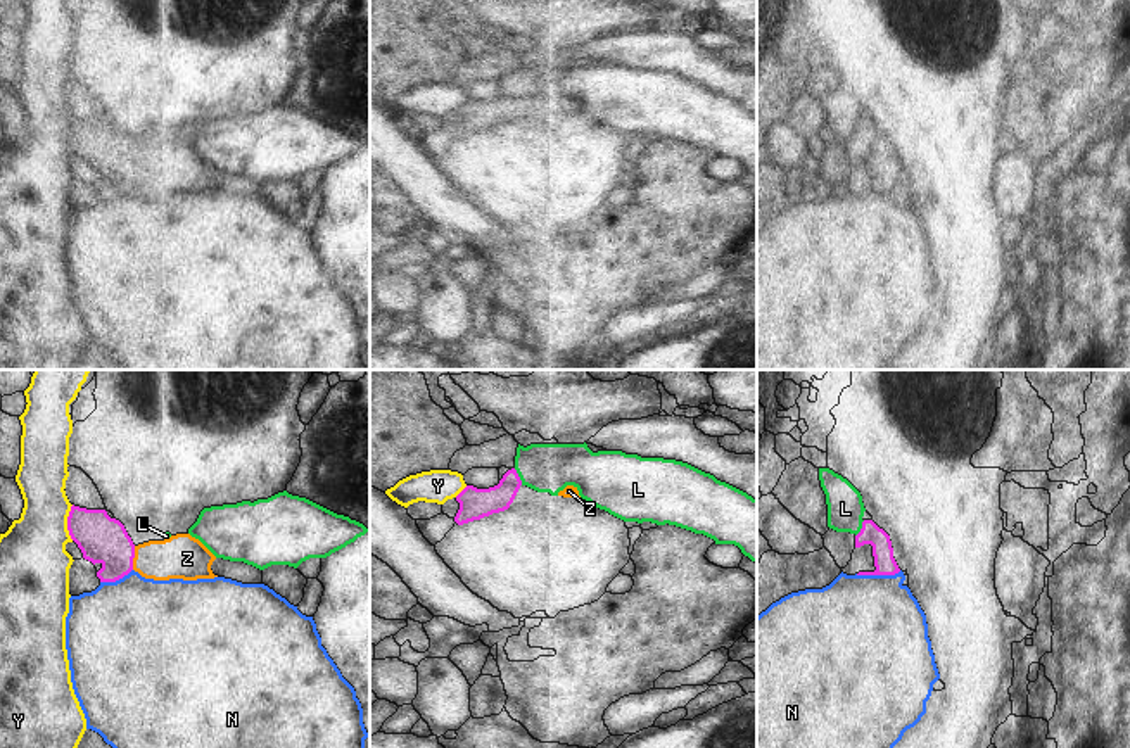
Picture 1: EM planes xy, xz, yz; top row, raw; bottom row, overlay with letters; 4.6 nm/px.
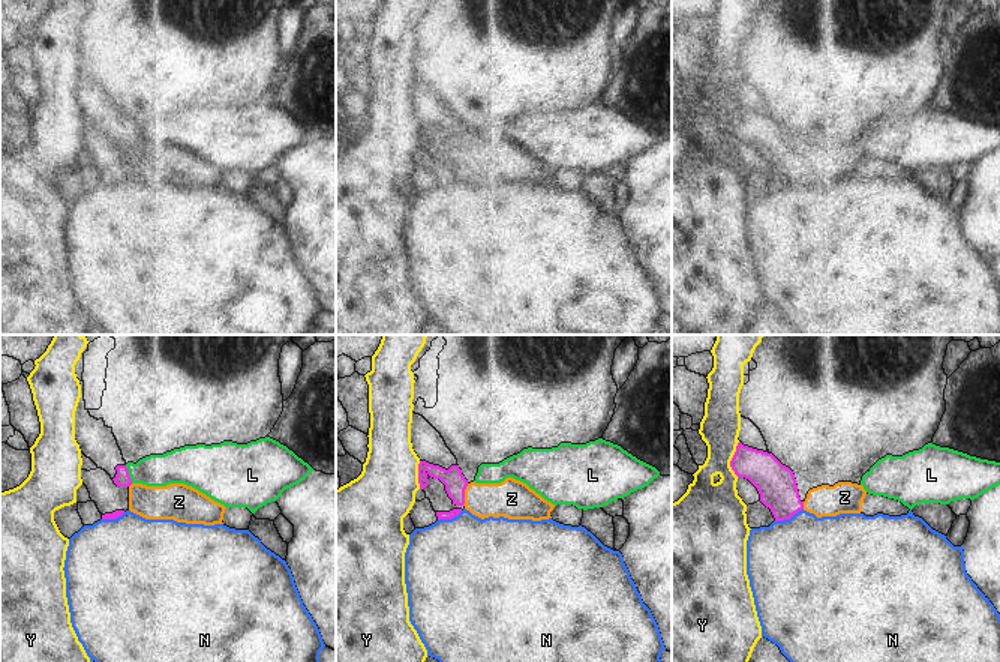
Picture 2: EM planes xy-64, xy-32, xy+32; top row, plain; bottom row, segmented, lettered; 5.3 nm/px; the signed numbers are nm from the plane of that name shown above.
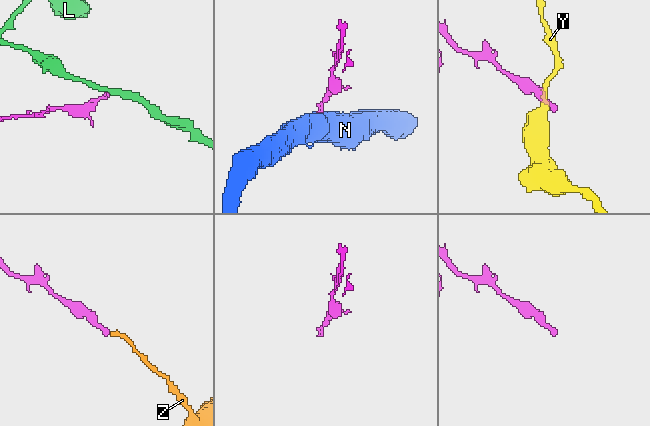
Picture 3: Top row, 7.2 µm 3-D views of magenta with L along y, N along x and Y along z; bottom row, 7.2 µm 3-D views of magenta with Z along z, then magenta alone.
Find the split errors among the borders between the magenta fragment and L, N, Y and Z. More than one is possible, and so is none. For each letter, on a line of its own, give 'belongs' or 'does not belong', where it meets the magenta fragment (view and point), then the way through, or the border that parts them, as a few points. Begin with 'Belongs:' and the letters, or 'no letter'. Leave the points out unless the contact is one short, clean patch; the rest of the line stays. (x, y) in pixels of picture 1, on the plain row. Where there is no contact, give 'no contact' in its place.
Belongs: Z
L: does not belong; contact xz (519, 90); border xz (514, 82), (522, 97)
N: does not belong; contact yz (878, 187); border yz (901, 183), (894, 187), (856, 187)
Y: does not belong; contact xy (68, 135); border xy (73, 118), (68, 128), (68, 147), (71, 152)
Z: belongs; contact xy (133, 170); way xy (102, 152), (121, 170), (133, 170), (180, 170)

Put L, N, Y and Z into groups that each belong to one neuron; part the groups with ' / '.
L / N / Y / Z

